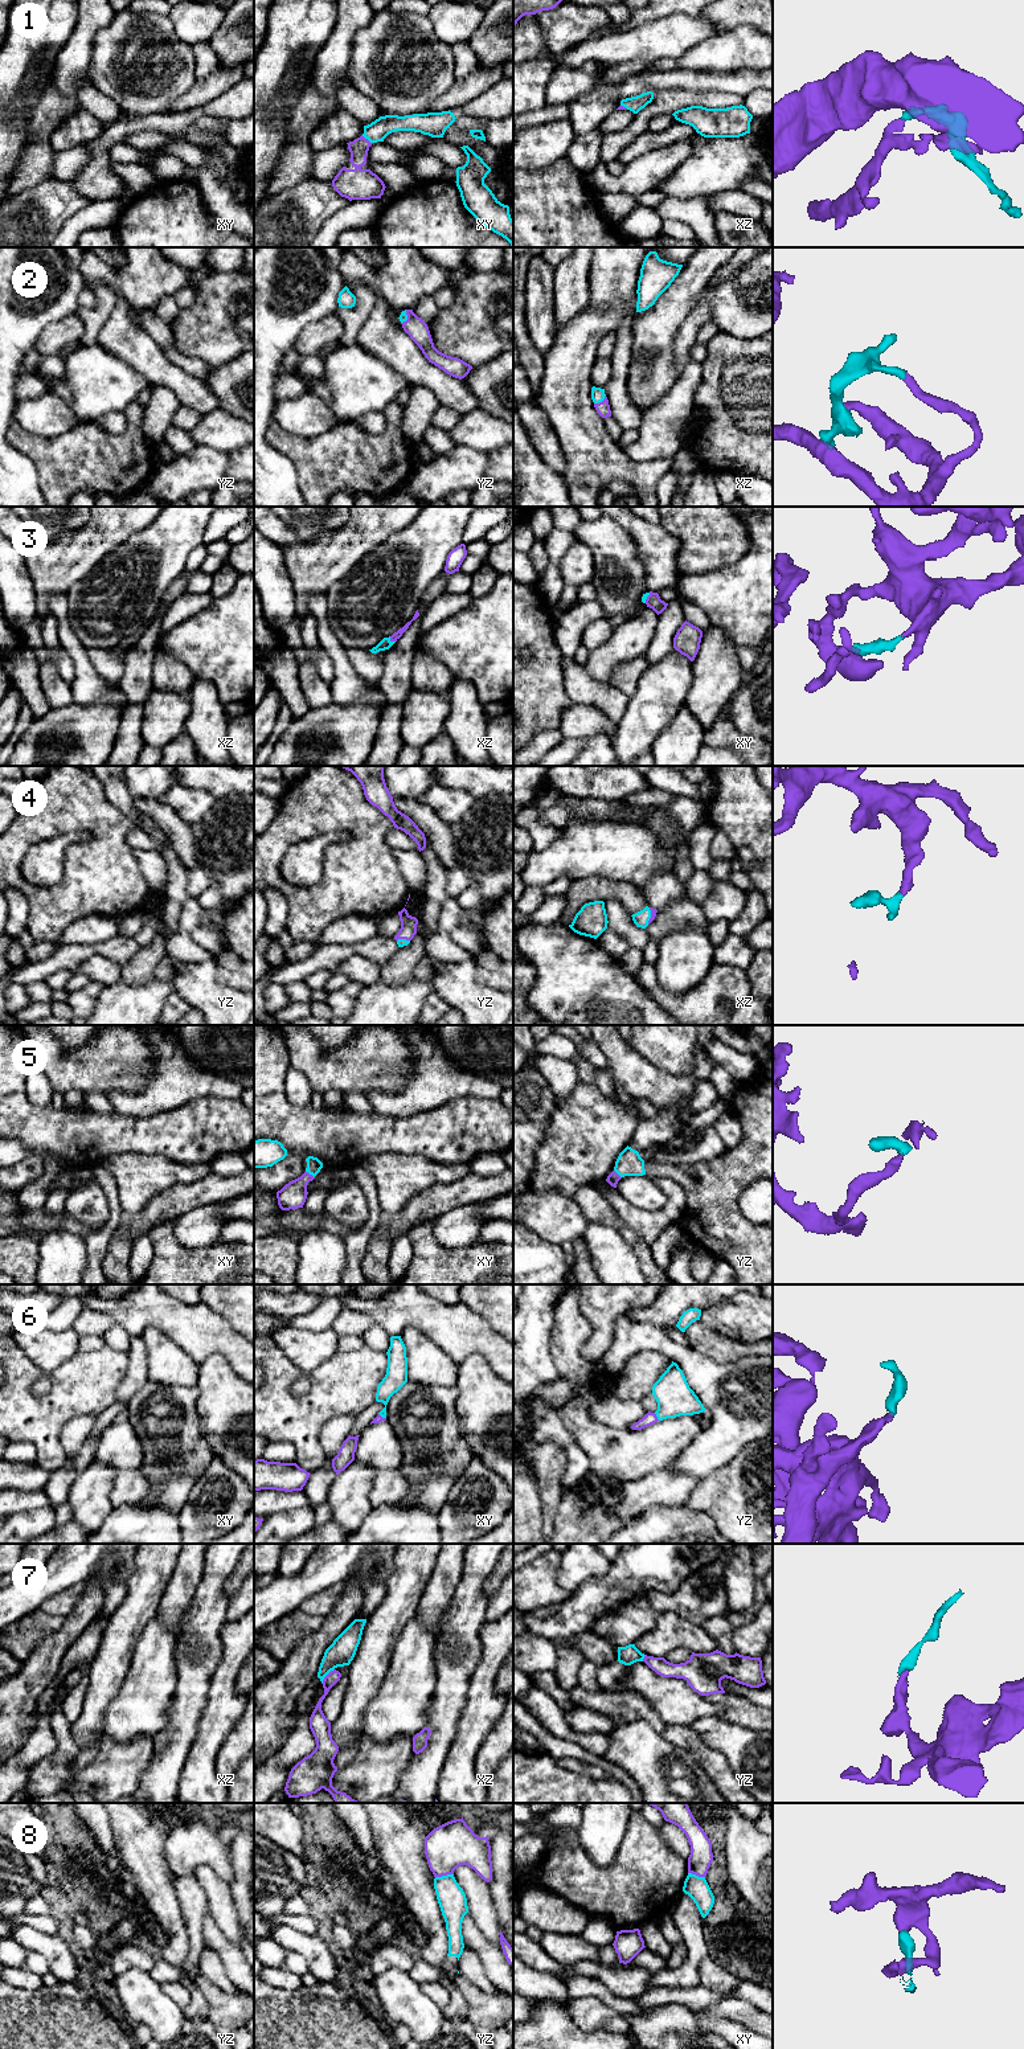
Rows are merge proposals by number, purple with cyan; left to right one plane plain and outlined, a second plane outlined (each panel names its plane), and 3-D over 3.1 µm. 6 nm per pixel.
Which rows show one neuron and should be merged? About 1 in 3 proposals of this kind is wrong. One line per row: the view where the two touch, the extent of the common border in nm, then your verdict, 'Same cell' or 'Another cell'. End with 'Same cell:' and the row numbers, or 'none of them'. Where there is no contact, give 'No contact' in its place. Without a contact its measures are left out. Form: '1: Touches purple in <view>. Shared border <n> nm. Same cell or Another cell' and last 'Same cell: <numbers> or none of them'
1: Touches purple in xy. Shared border 80 nm. Same cell
2: Touches purple in xz. Shared border 90 nm. Same cell
3: Touches purple in xz. Shared border 50 nm. Same cell
4: Touches purple in xz. Shared border 110 nm. Same cell
5: Touches purple in xy. Shared border 70 nm. Same cell
6: Touches purple in yz. Shared border 60 nm. Same cell
7: Touches purple in xz. Shared border 120 nm. Another cell
8: Touches purple in yz. Shared border 110 nm. Another cell
Same cell: 1, 2, 3, 4, 5, 6

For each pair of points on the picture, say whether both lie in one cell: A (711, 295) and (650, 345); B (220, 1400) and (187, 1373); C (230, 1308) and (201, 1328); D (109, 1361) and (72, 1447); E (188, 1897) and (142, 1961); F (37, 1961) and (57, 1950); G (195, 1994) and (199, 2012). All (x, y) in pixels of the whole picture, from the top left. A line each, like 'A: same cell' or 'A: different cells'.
A: different cells
B: different cells
C: different cells
D: different cells
E: different cells
F: different cells
G: same cell

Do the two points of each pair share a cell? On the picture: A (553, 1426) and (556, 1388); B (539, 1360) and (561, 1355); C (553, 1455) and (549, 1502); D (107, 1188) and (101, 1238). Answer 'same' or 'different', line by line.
A: different
B: different
C: same
D: same

